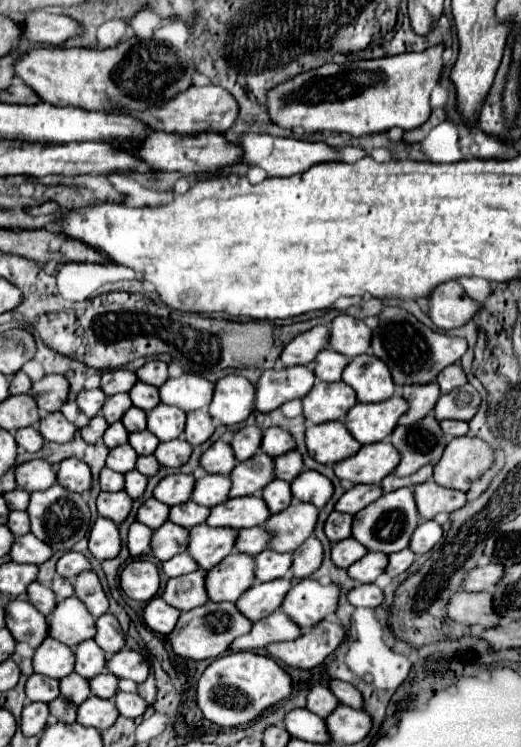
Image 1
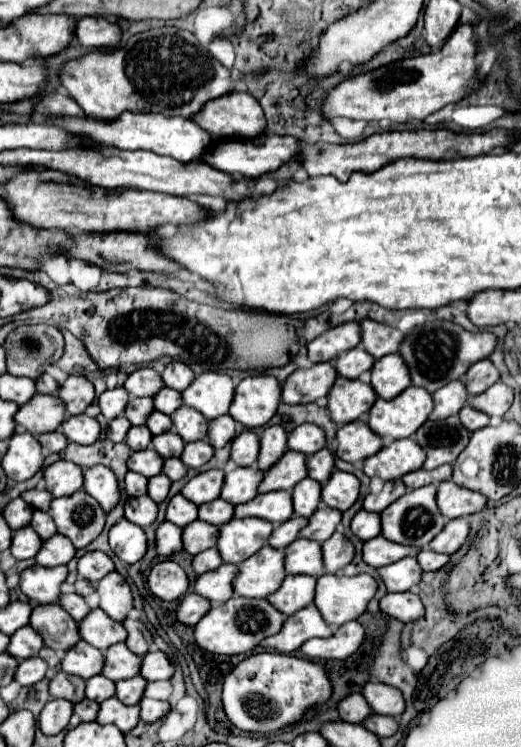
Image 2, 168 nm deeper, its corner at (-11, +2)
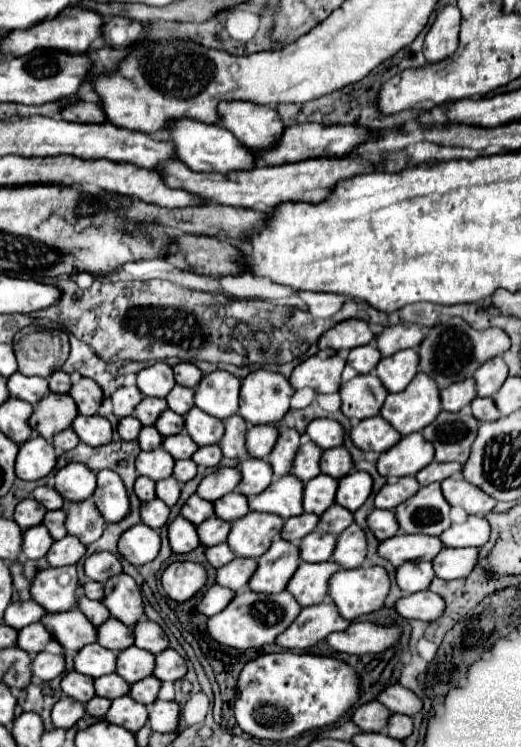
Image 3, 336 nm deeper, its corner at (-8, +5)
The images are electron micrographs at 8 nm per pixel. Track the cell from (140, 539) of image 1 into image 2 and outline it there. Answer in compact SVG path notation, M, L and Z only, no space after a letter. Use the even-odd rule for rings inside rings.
M163 521L155 531L155 549L163 557L181 551L181 529L169 521Z

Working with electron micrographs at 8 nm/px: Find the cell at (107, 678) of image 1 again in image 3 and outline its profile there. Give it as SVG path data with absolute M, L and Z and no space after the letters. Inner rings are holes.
M148 676L148 678L144 678L144 680L136 682L136 684L132 684L130 696L148 706L148 704L152 704L152 702L158 698L160 686L162 686L162 682L160 682L156 676Z

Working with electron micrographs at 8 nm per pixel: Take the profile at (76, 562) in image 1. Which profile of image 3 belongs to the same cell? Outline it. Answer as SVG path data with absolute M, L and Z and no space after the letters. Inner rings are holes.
M96 552L86 558L86 576L96 582L106 582L116 574L122 574L120 560L110 552Z

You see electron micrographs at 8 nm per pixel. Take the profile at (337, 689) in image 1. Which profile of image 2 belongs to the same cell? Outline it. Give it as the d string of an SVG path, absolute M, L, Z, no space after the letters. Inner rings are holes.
M367 681L367 685L363 685L363 697L367 699L367 703L371 705L371 709L379 715L391 715L397 717L403 713L405 709L405 701L399 689L383 685L383 683L373 683Z

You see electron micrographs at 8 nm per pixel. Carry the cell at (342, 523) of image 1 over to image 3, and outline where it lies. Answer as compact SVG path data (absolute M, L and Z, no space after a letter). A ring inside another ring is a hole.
M374 510L370 516L368 516L368 524L372 528L372 532L376 534L378 540L386 540L386 538L392 538L398 534L400 526L396 522L396 512L394 510Z

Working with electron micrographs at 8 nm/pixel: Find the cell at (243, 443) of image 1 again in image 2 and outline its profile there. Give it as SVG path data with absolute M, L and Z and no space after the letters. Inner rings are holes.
M271 425L261 431L259 445L261 449L257 457L257 467L269 469L287 451L287 431L279 425Z

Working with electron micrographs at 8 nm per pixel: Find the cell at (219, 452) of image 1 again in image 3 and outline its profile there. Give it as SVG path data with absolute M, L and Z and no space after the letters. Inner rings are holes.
M268 424L268 426L252 426L248 430L248 436L246 436L246 448L250 452L250 456L254 458L268 458L268 454L272 452L276 440L278 440L278 428L276 428L276 434L274 434L274 426Z

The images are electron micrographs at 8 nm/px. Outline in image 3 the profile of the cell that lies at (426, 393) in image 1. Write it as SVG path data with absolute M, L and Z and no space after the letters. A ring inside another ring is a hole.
M468 378L464 382L456 382L454 386L448 386L442 390L442 406L448 412L460 412L462 408L468 408L474 398L476 398L474 378Z

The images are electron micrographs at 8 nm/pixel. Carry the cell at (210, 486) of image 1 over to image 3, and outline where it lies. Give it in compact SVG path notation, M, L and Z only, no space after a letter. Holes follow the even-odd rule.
M248 458L238 464L242 472L242 482L236 488L244 496L254 496L266 490L272 482L272 466L262 458Z

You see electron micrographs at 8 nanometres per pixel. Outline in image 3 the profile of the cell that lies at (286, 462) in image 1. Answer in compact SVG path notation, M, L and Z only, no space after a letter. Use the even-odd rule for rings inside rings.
M338 446L338 448L332 448L332 450L324 450L320 466L322 466L324 474L328 474L332 478L344 478L352 470L354 462L352 462L350 452L346 448Z

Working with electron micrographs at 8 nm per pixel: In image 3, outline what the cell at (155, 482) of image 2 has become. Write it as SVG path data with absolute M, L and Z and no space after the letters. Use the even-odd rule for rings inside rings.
M166 478L164 482L156 482L156 496L164 500L168 506L174 506L180 498L180 482L176 478Z

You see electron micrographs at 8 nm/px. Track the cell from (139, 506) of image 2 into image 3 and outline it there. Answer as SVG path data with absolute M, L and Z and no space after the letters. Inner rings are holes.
M156 498L156 500L152 500L152 502L144 502L144 504L142 504L140 516L142 516L142 522L144 522L146 526L160 530L160 528L166 524L168 516L170 516L170 508Z

